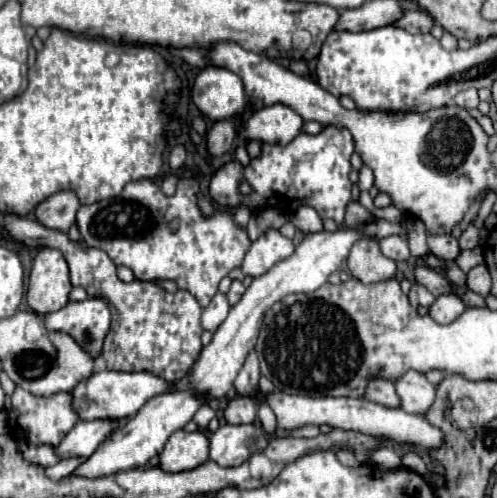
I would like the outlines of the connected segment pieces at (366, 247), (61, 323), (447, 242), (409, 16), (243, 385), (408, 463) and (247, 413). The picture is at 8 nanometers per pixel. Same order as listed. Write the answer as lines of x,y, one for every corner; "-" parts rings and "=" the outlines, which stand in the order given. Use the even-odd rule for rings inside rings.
359,240
355,242
347,266
355,278
359,278
363,284
373,284
381,280
395,278
397,266
391,258
385,258
379,250
379,244
375,240
=
101,298
69,302
61,310
45,316
45,328
73,336
93,358
101,354
103,338
109,332
111,312
=
427,236
427,244
429,244
429,252
443,260
455,260
461,252
457,238
453,236
=
405,10
403,18
395,22
395,26
401,26
401,28
405,28
405,30
411,32
411,34
431,32
433,24
435,24
435,22
431,20
431,16
425,14
425,12
421,12
421,10
=
251,350
247,354
243,368
239,370
239,374
235,378
235,388
239,392
247,392
249,396
253,396
257,390
257,382
259,382
259,362
257,362
257,352
=
405,452
405,454
401,456
401,462
403,462
405,468
415,470
417,474
425,474
425,472
427,472
425,462
423,462
423,460
419,458
419,454
415,454
415,452
=
231,396
229,406
225,408
225,420
229,424
255,424
257,406
247,396

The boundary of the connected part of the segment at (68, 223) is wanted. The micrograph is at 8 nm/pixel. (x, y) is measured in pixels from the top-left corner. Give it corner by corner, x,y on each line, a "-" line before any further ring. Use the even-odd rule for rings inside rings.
57,192
37,204
35,216
45,228
67,232
75,224
75,214
79,206
81,204
73,192

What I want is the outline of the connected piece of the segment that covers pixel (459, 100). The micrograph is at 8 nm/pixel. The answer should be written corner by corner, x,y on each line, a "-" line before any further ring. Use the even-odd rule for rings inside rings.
469,88
469,90
459,92
459,94
455,96
455,104
457,104
457,106
463,106
463,108
467,108
467,110
477,108
477,104
479,104
477,90
475,90
475,88

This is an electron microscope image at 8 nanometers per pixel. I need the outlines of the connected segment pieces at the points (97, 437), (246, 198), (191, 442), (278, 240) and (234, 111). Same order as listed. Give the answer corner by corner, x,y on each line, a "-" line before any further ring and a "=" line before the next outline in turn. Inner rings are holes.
91,420
91,422
77,422
71,432
61,440
59,446
55,446
55,454
65,458
87,458
95,452
95,448
111,436
111,432
117,428
117,422
111,420
=
327,126
317,136
301,132
295,140
285,146
279,144
261,144
261,154
251,158
247,166
233,160
221,166
211,182
209,196
221,208
249,206
257,208
277,208
279,212
295,212
301,204
307,204
317,210
321,218
335,220
339,226
345,218
345,208
351,202
351,154
355,150
355,142
347,128
-
249,182
253,188
251,194
241,194
239,184
=
184,429
174,432
159,454
159,468
165,472
185,472
197,468
209,458
209,440
199,430
187,433
=
269,230
251,244
241,264
241,270
243,274
257,278
265,274
279,260
285,260
287,256
291,256
293,250
295,250
293,240
281,236
279,230
=
207,66
197,76
191,96
195,106
213,122
243,114
247,108
241,78
231,70
217,66

